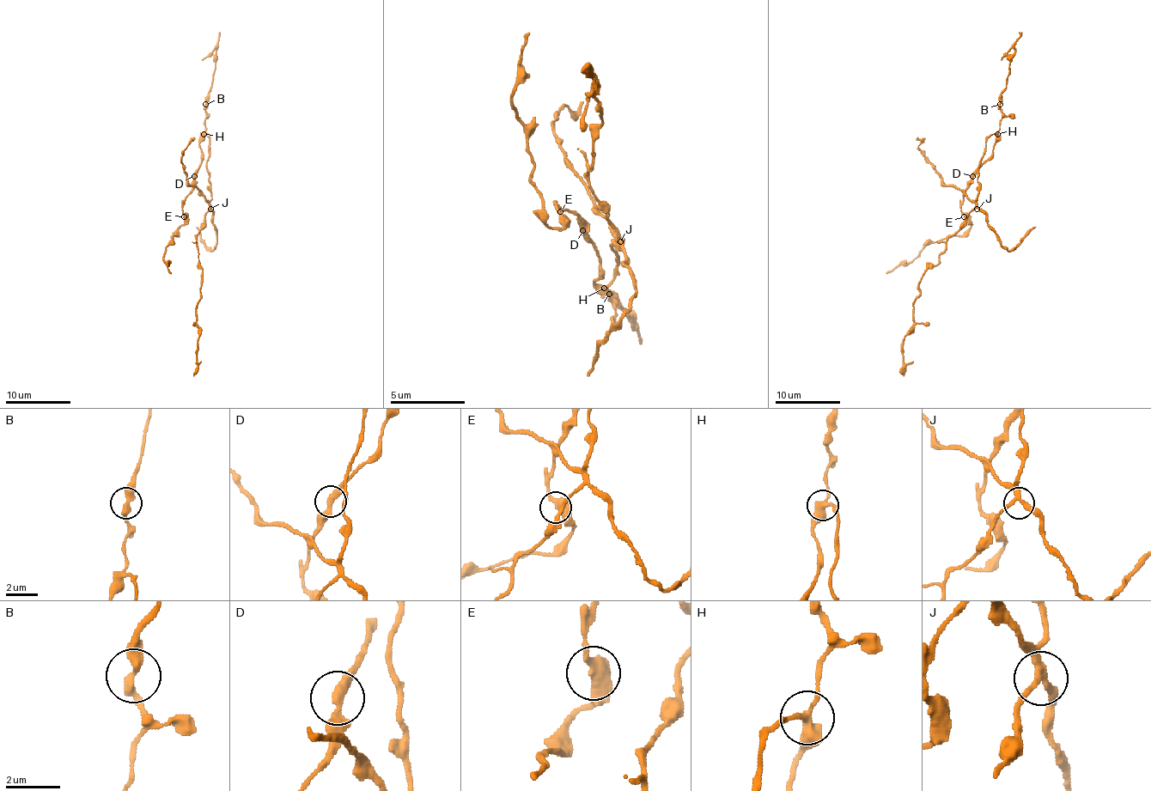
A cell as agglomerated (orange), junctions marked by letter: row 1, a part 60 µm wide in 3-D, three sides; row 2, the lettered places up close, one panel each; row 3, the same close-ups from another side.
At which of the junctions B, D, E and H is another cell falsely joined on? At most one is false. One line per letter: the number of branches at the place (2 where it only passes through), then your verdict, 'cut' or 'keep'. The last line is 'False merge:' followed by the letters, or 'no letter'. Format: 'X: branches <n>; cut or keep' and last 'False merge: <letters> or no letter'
B: branches 2; keep
D: branches 2; keep
E: branches 2; keep
H: branches 3; cut
False merge: H

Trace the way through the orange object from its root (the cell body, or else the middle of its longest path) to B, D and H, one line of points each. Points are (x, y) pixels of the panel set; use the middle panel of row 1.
B: (612, 249), (616, 252), (616, 276), (609, 287), (609, 298), (612, 298), (609, 294)
D: (612, 249), (616, 252), (616, 276), (609, 287), (601, 287), (598, 282), (601, 276), (601, 257), (582, 230)
H: (612, 249), (616, 252), (616, 276), (605, 287)

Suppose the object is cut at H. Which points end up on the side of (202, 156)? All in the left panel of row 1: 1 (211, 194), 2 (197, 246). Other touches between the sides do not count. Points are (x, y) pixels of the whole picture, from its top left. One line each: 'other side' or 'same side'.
1: other side
2: other side

